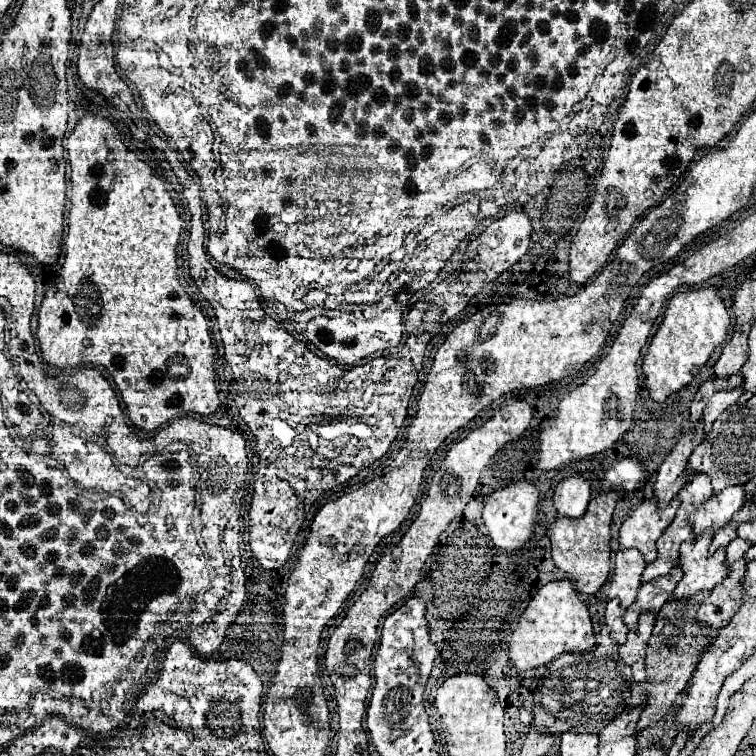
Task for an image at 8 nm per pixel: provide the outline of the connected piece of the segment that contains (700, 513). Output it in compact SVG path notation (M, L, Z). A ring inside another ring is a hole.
M730 485L722 493L712 495L700 509L690 513L694 533L700 535L704 529L720 529L744 503L744 485Z

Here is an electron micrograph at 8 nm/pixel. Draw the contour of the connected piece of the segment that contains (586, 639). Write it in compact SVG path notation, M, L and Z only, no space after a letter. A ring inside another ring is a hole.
M562 579L540 587L540 591L528 603L512 635L510 659L516 665L516 669L526 671L526 669L546 665L556 657L560 657L562 653L590 651L594 645L596 645L596 639L594 639L588 607L578 599L578 593L572 581Z

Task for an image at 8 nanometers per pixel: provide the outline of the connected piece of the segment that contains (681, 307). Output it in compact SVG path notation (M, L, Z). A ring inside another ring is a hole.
M690 287L688 291L672 297L666 307L664 321L652 337L642 363L644 387L650 397L662 403L672 393L686 387L706 365L712 351L726 339L728 327L728 311L714 287Z

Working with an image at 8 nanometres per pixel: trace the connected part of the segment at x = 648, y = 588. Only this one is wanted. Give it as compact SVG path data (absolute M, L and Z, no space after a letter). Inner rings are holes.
M674 565L674 569L666 577L658 577L656 581L642 583L638 589L638 599L634 601L634 605L630 605L626 609L624 623L630 629L636 629L636 621L638 621L640 613L644 613L644 611L658 613L662 609L662 605L670 599L670 593L674 593L674 587L678 585L680 579L682 579L682 569L678 569L678 565Z

